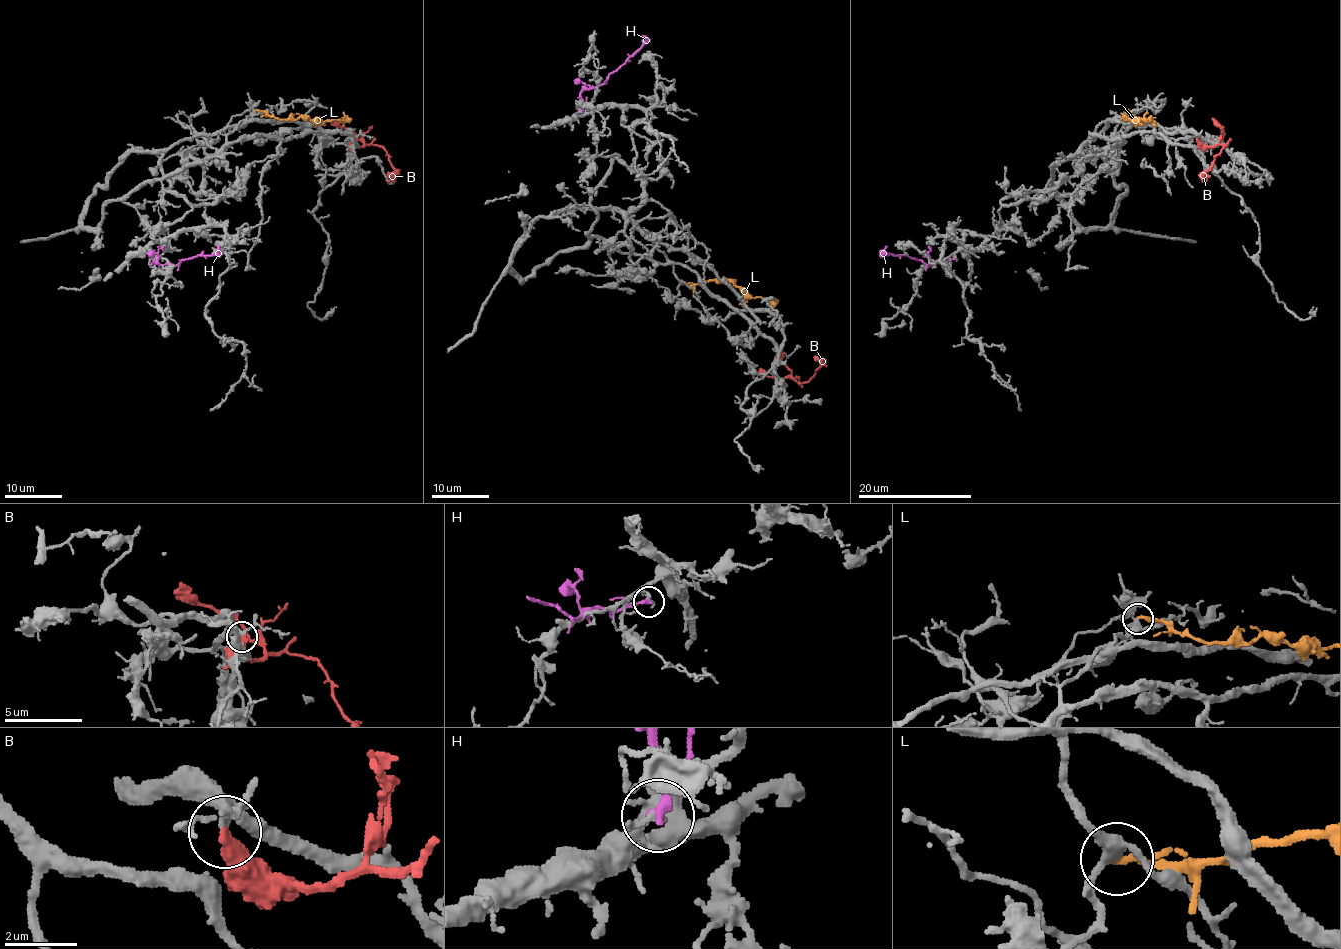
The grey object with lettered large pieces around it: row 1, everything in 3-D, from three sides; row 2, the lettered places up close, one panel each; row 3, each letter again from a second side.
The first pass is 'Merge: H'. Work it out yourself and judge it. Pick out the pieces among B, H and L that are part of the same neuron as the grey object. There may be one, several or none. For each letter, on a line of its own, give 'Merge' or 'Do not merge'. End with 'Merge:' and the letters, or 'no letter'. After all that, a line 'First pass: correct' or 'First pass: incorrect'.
B: Merge
H: Do not merge
L: Do not merge
Merge: B
First pass: incorrect

